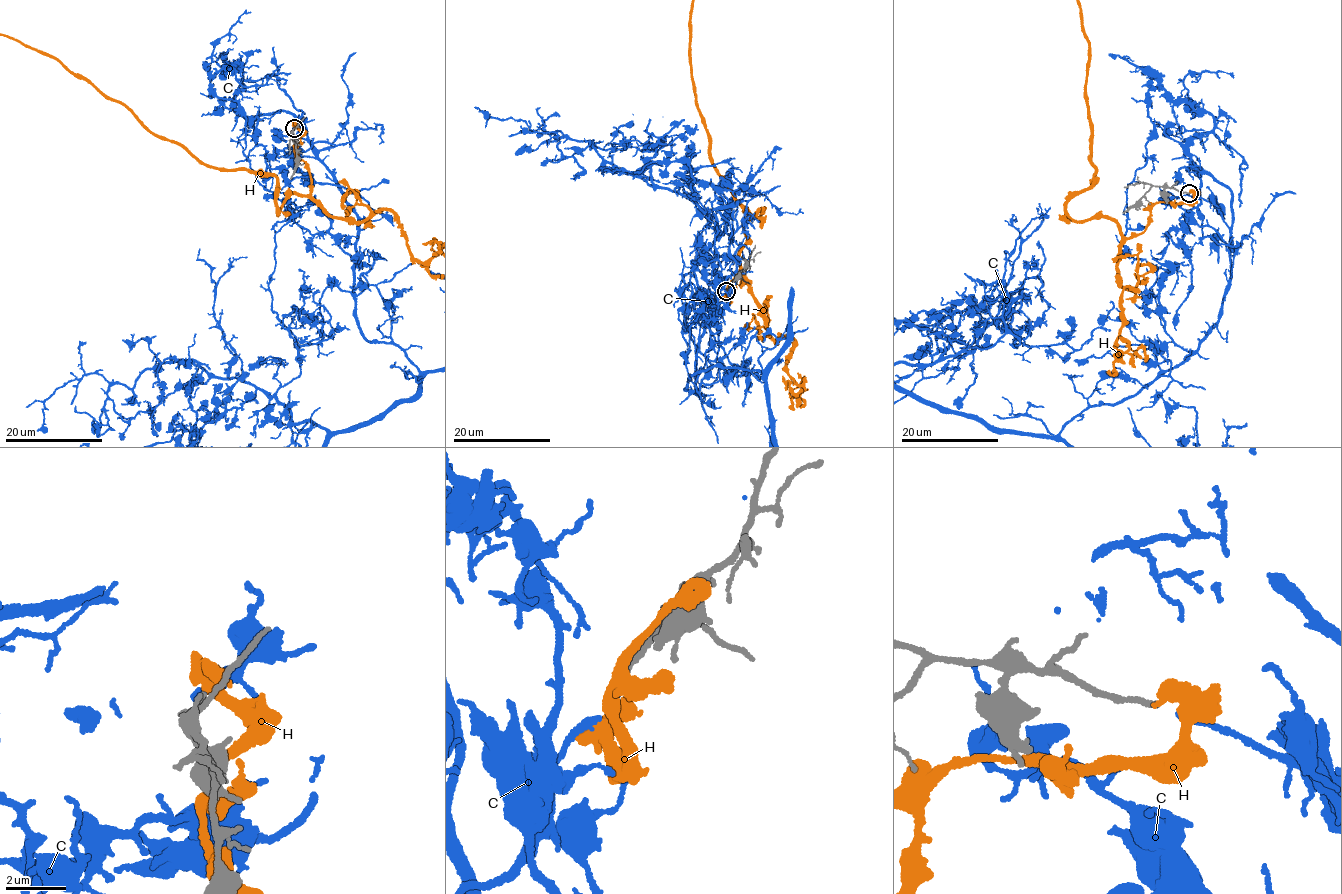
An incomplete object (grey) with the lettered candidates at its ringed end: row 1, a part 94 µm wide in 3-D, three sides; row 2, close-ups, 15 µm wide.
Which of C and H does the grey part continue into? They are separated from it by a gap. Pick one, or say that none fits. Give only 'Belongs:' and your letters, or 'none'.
Belongs: C

